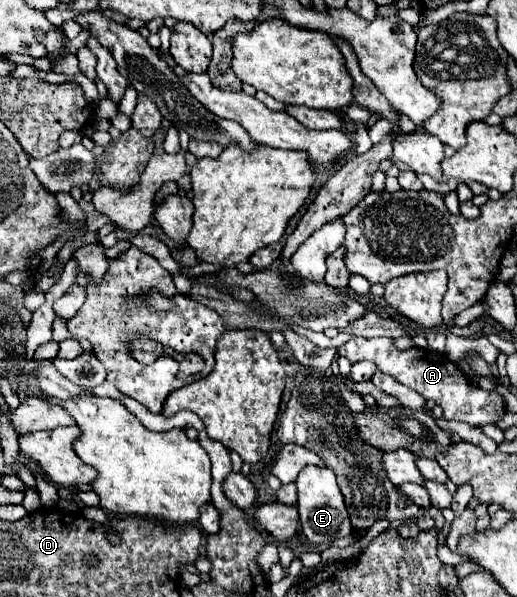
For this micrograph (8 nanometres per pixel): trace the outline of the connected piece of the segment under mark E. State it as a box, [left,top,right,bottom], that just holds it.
[295,466,353,544]

